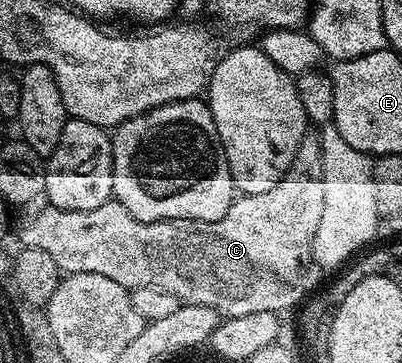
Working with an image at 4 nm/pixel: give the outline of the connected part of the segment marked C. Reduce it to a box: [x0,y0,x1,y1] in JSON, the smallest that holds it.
[20,135,326,318]

